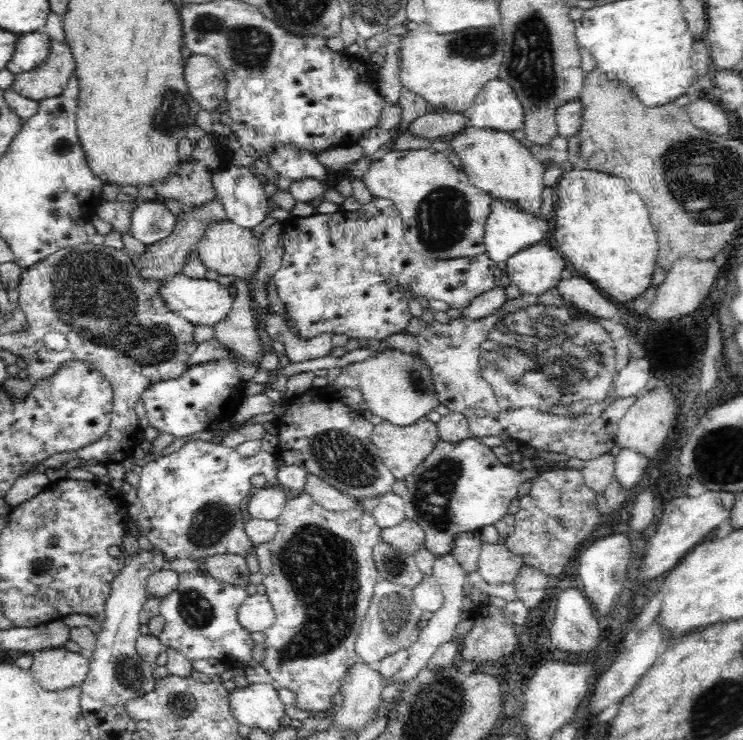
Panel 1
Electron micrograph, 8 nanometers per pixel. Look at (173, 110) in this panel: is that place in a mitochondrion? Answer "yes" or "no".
yes

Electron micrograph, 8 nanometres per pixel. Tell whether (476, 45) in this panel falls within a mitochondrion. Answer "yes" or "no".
yes

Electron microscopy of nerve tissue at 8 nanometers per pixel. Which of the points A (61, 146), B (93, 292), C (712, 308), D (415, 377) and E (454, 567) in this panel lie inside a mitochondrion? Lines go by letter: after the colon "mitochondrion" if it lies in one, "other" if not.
A: mitochondrion
B: mitochondrion
C: other
D: mitochondrion
E: other

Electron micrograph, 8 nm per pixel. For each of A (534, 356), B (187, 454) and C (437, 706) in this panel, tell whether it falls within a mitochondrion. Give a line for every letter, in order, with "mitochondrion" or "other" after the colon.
A: mitochondrion
B: other
C: mitochondrion

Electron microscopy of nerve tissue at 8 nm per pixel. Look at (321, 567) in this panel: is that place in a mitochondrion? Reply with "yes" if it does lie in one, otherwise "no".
yes

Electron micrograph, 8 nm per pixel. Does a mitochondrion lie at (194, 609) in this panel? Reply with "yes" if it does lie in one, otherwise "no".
yes

